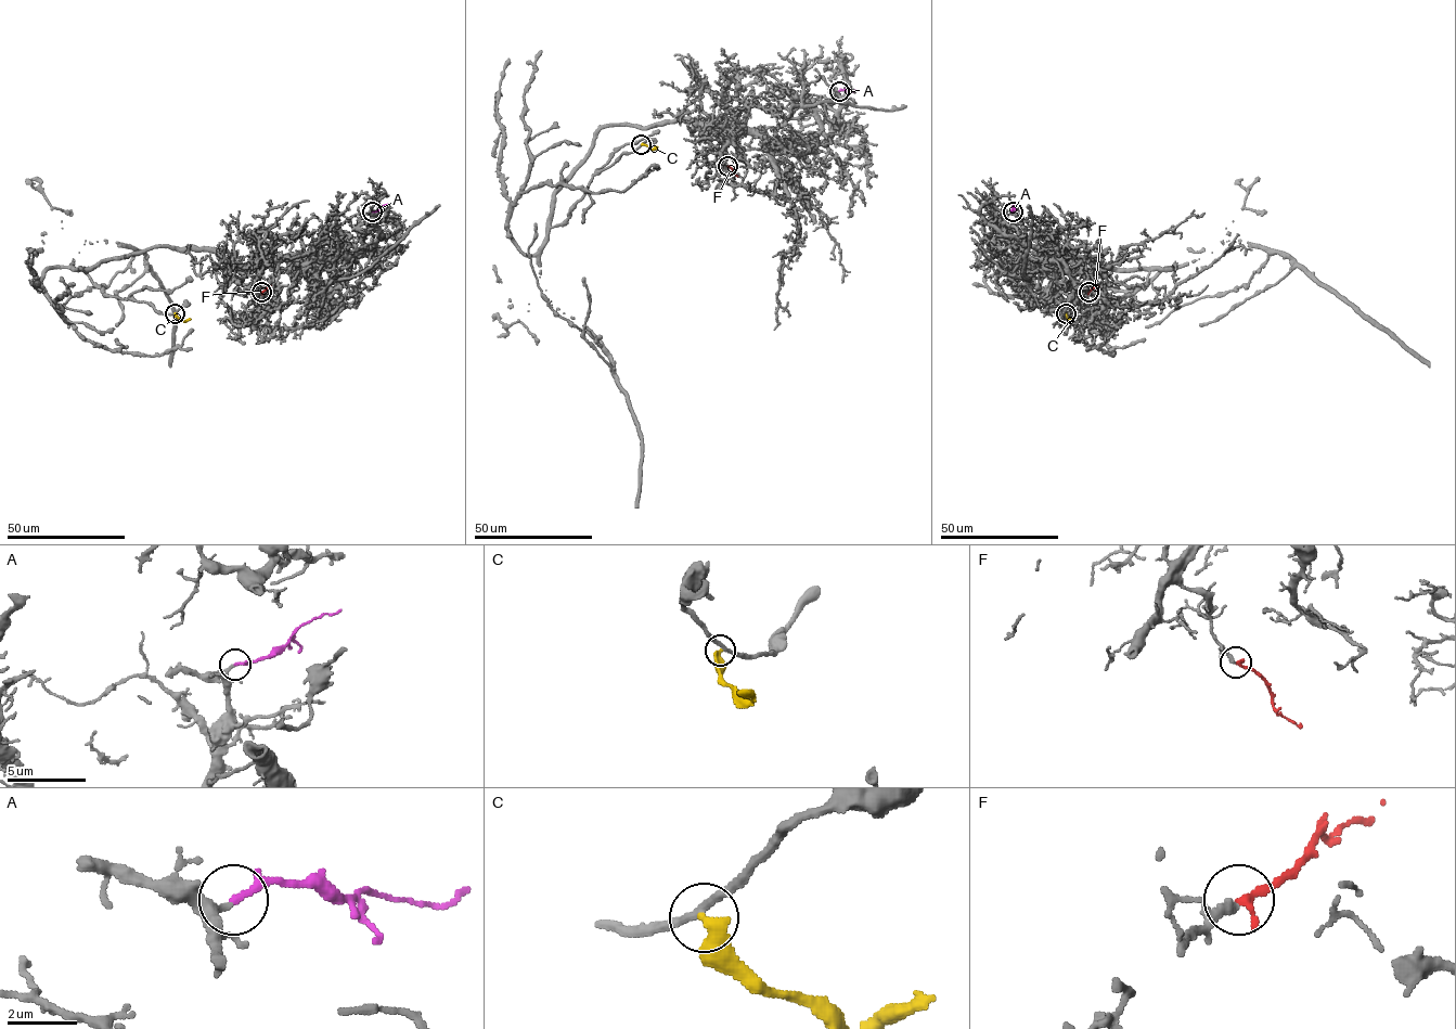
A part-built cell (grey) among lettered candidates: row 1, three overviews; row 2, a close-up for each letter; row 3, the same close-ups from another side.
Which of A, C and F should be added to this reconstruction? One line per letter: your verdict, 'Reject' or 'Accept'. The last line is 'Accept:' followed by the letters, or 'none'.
A: Accept
C: Reject
F: Accept
Accept: A, F

